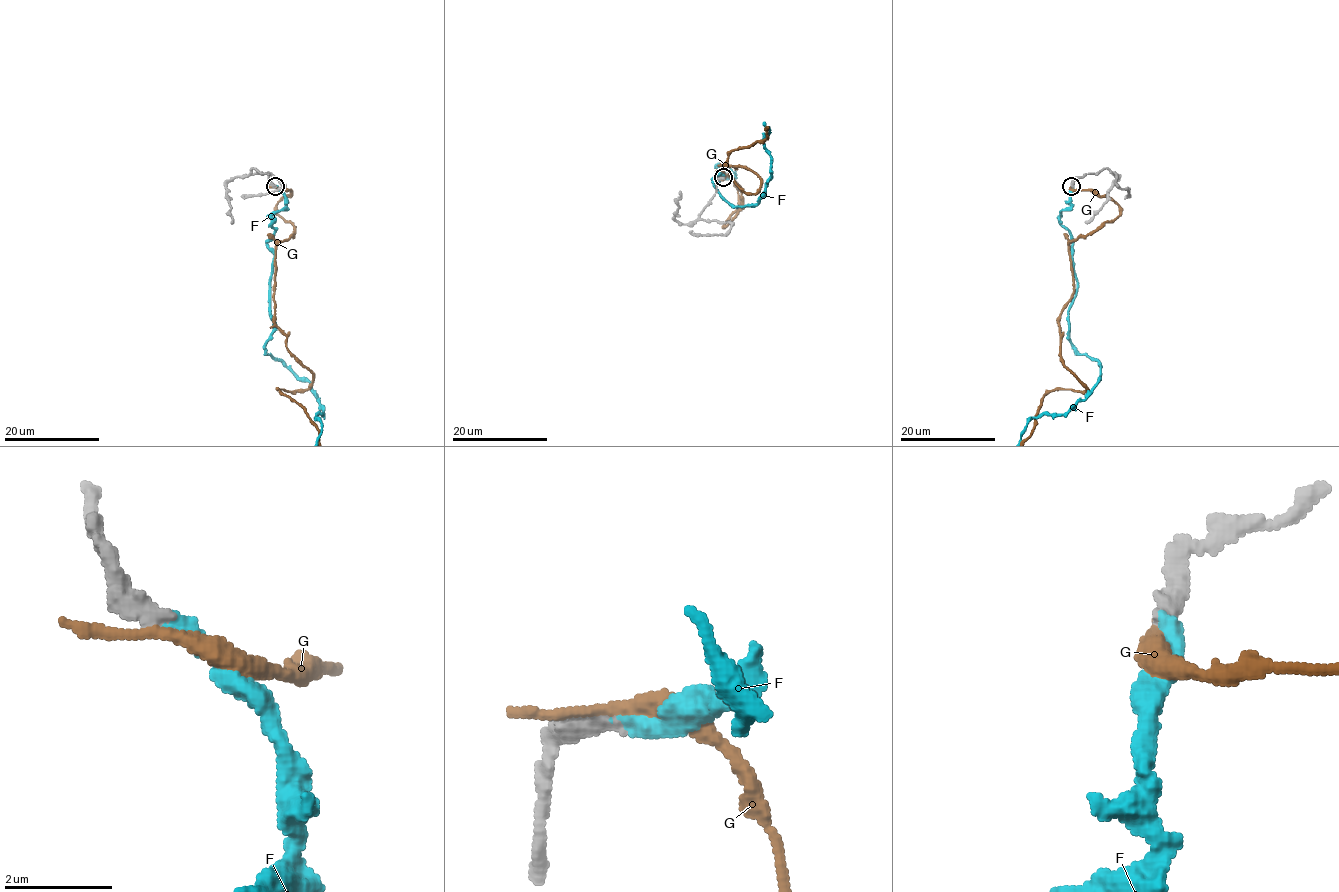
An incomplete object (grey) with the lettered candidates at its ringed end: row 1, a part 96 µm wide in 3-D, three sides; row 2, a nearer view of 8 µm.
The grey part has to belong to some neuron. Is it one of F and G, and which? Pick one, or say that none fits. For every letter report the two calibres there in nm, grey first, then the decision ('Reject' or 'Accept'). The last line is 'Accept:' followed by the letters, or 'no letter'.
F: Thickness 440 nm (grey) against 360 nm. Accept
G: Thickness 480 nm (grey) against 220 nm. Reject
Accept: F

